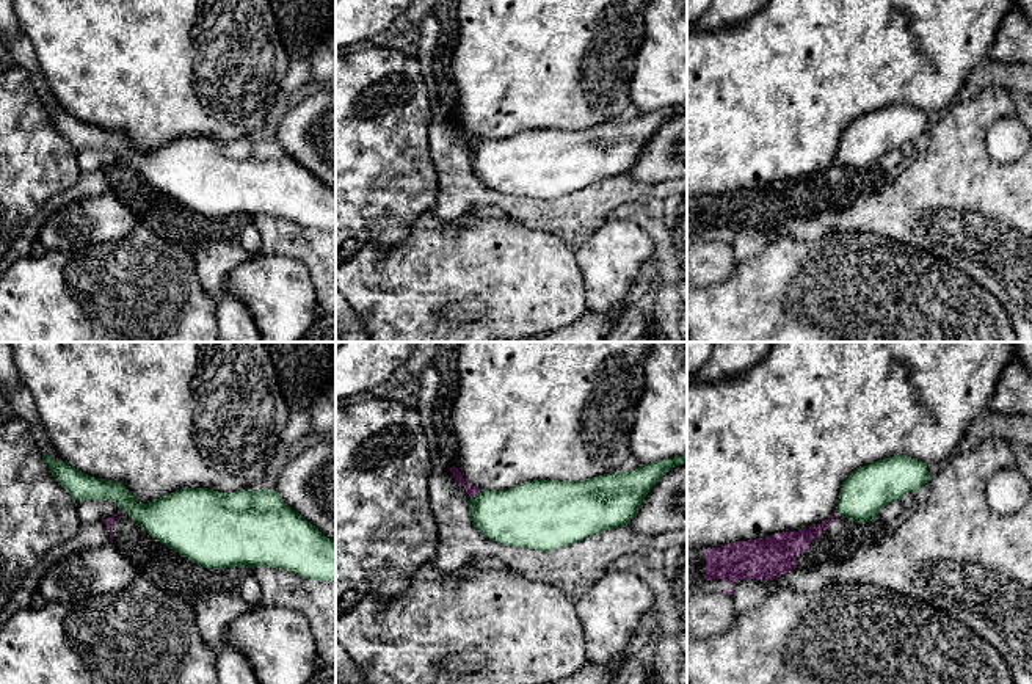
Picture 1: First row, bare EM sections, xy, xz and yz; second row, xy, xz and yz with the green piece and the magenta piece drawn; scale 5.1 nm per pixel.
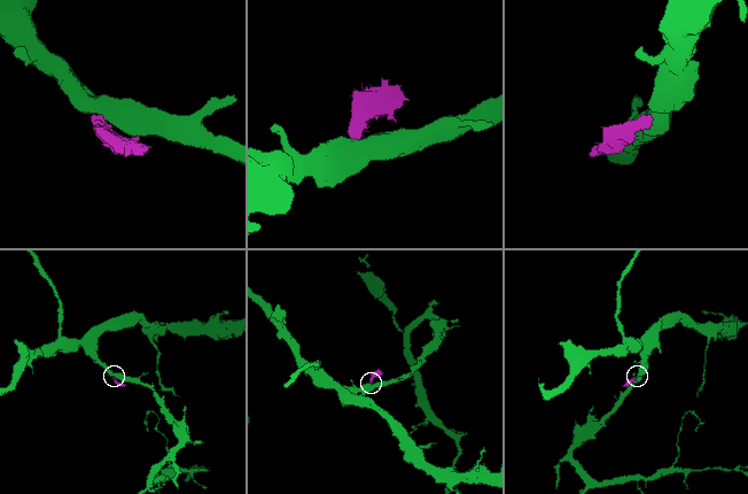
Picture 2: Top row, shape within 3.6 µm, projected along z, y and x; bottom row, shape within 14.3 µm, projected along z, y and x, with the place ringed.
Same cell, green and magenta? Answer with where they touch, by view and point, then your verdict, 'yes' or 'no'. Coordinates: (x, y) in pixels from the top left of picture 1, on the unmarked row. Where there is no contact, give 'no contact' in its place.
contact xz (476, 143); no

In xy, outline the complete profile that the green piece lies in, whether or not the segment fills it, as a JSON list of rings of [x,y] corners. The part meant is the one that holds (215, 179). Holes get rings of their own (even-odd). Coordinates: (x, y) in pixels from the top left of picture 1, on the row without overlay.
[[[44,100],[42,107],[72,147],[77,151],[113,149],[152,187],[202,216],[270,215],[309,229],[336,231],[336,191],[293,160],[273,138],[220,141],[207,136],[185,136],[140,152],[122,132],[91,126]]]

